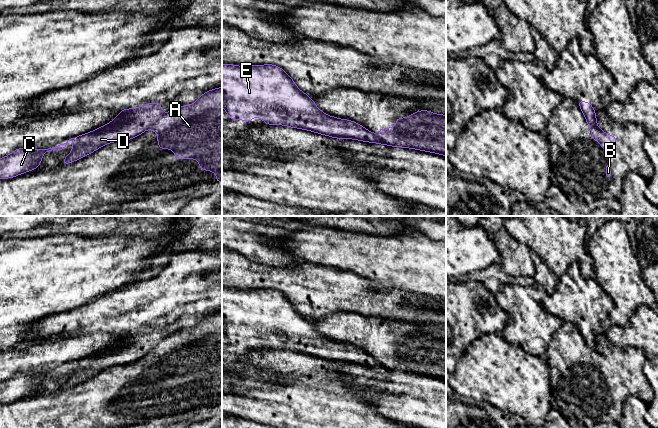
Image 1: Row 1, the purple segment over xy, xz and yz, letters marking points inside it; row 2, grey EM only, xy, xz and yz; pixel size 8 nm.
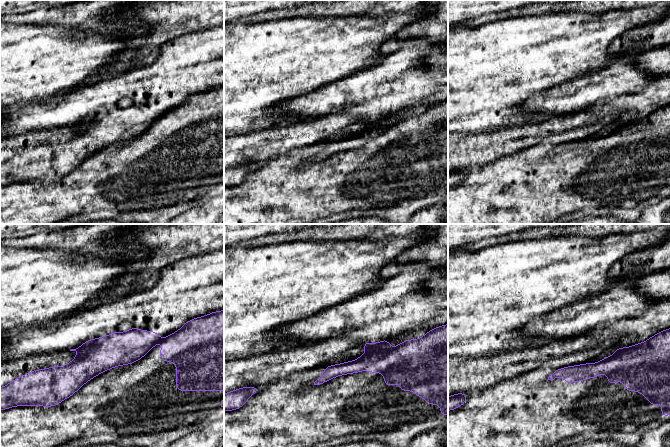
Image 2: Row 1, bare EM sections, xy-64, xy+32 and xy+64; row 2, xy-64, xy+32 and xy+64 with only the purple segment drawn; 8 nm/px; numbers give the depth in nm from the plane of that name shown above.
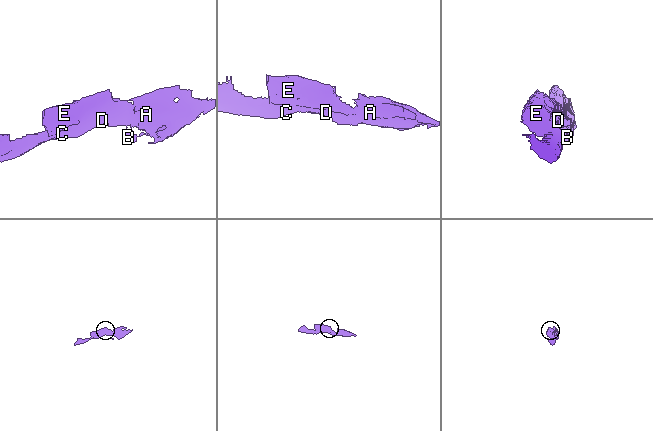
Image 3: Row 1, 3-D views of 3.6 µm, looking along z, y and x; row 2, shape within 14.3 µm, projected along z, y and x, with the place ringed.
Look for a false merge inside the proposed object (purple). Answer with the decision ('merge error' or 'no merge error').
merge error

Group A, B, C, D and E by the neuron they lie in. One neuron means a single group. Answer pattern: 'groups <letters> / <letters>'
groups A B / C D E

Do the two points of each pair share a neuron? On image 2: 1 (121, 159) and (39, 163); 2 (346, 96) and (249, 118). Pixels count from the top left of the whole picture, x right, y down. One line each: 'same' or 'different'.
1: different
2: different

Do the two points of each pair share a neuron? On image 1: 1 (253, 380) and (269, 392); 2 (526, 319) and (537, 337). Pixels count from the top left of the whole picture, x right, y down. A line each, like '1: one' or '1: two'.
1: two
2: one

